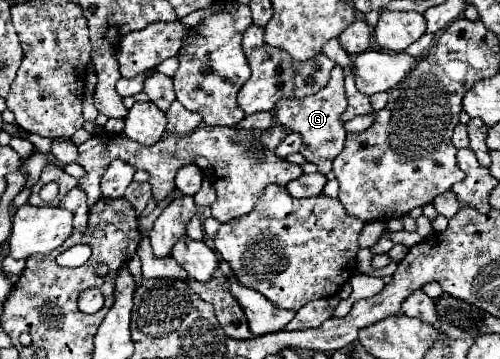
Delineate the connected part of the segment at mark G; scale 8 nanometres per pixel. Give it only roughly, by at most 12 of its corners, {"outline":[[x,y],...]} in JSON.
{"outline":[[344,68],[312,96],[278,100],[278,126],[300,154],[328,174],[346,128]]}

